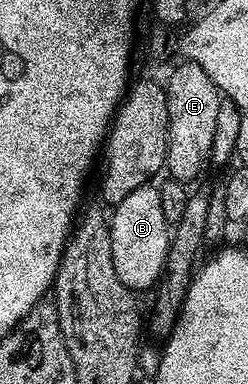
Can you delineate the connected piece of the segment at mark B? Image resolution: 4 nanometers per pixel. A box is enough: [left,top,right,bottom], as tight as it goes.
[109,184,171,291]

